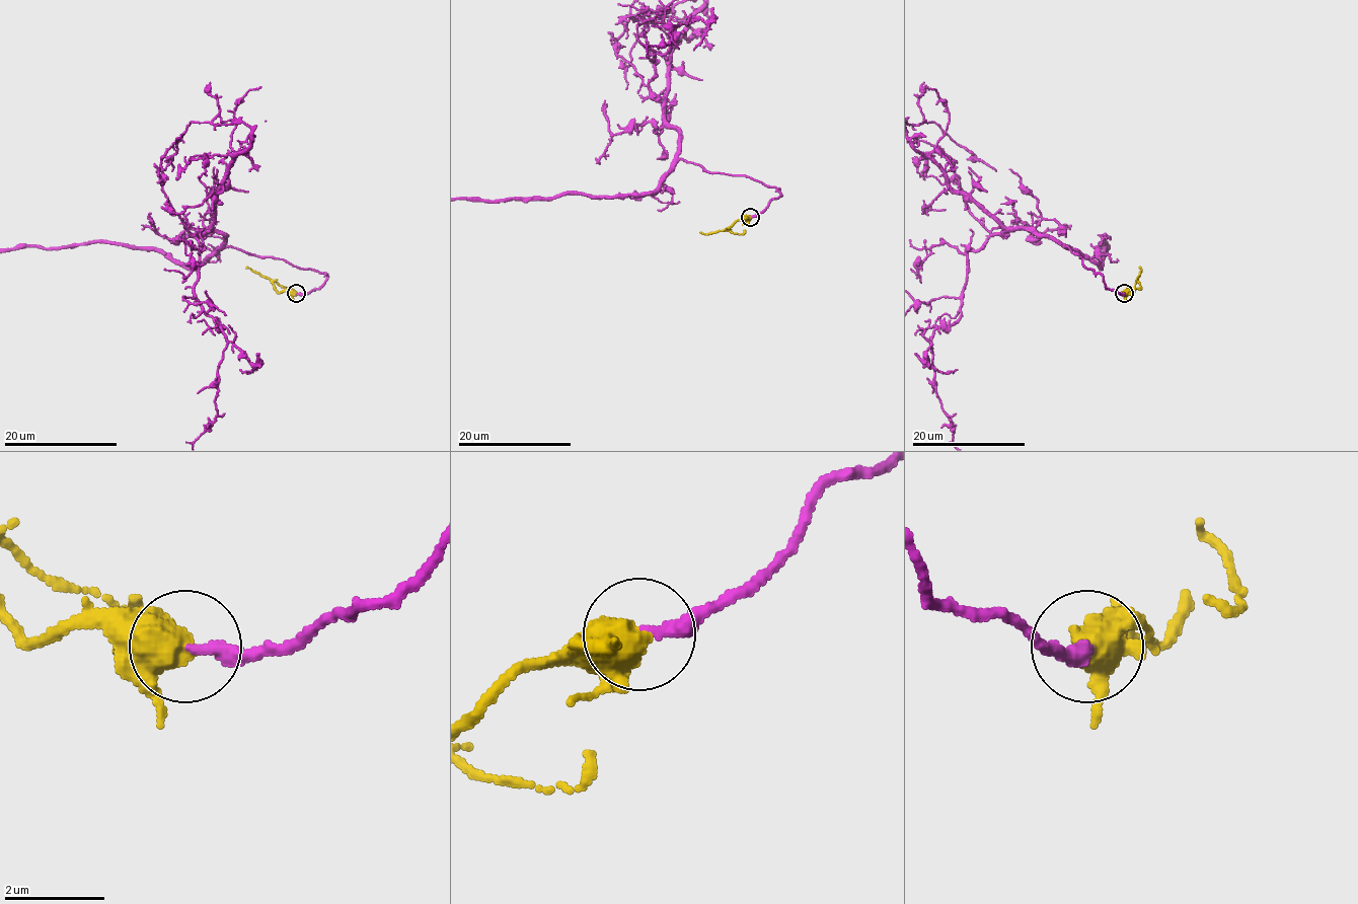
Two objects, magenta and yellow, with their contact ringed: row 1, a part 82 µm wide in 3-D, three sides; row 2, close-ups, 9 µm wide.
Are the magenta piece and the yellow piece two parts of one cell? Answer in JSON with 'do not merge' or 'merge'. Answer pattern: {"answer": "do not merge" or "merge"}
{"answer": "merge"}

